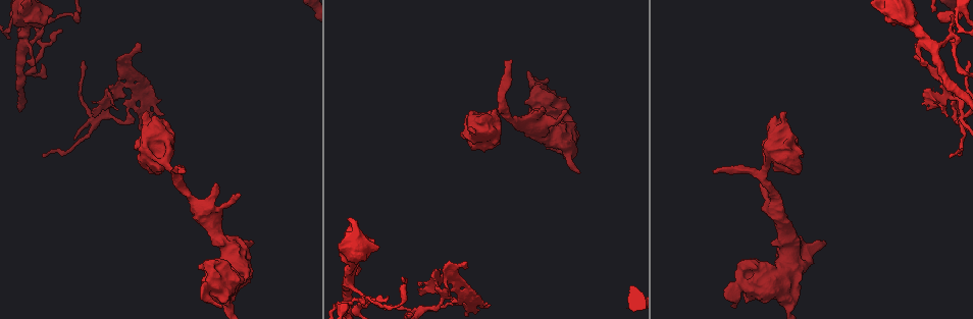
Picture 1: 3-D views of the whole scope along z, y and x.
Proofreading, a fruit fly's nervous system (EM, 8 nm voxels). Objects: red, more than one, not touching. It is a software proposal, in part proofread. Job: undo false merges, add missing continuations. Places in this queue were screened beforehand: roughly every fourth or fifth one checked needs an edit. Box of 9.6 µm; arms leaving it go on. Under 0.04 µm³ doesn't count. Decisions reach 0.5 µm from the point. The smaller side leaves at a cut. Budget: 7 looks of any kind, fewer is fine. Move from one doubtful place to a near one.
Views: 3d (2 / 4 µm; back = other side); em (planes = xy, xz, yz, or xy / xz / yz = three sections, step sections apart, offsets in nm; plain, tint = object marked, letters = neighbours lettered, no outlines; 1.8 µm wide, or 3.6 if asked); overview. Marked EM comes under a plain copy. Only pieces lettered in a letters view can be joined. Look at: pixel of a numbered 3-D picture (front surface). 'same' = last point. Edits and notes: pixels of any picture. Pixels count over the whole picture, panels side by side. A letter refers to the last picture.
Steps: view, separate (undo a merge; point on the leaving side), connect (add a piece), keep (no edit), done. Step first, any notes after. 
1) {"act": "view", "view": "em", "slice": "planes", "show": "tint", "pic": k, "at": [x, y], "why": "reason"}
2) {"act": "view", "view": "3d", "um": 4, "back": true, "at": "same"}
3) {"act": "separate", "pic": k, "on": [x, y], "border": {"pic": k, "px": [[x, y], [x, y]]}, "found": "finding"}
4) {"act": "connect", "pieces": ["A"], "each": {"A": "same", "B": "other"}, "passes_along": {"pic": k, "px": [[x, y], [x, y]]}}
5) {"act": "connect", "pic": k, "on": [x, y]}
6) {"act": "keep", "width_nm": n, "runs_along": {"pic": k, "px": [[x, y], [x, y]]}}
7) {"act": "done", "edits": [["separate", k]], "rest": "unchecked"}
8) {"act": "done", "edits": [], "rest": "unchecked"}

{"act": "view", "view": "3d", "um": 2, "pic": 1, "at": [215, 270], "why": "touches itself"}

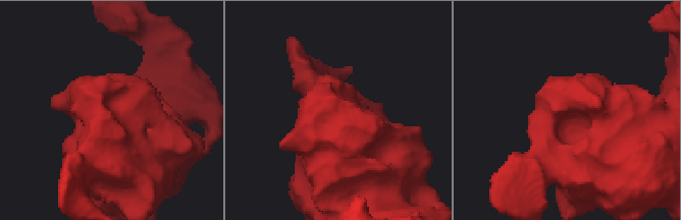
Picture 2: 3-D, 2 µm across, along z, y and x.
{"act": "view", "view": "em", "slice": "planes", "show": "letters", "pic": 2, "at": [537, 118], "why": "need the tissue"}

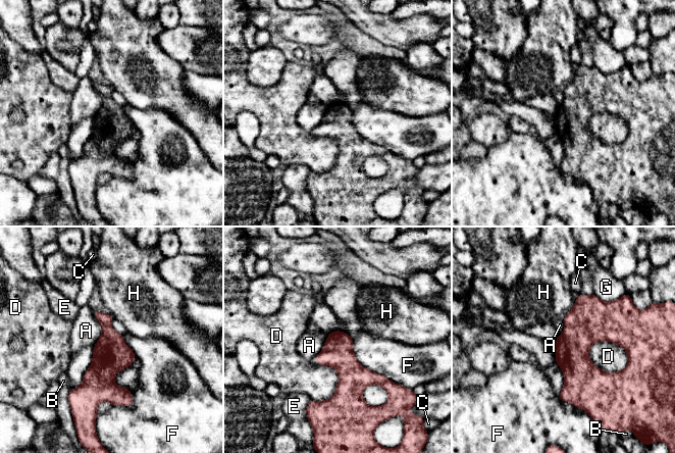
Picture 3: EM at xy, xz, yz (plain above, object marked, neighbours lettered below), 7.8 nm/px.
{"act": "keep", "longest_contact_nm": ["F", 480], "each": {"A": "other", "B": "other", "C": "other", "D": "other", "E": "other", "F": "other", "G": "other", "H": "other"}, "border": {"pic": 3, "px": [[92, 311], [102, 326], [93, 345]]}, "found": "continuous, no second neuron"}

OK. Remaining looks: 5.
{"act": "view", "view": "em", "slice": "planes", "show": "letters", "pic": 1, "at": [506, 63], "why": "branch stops here"}

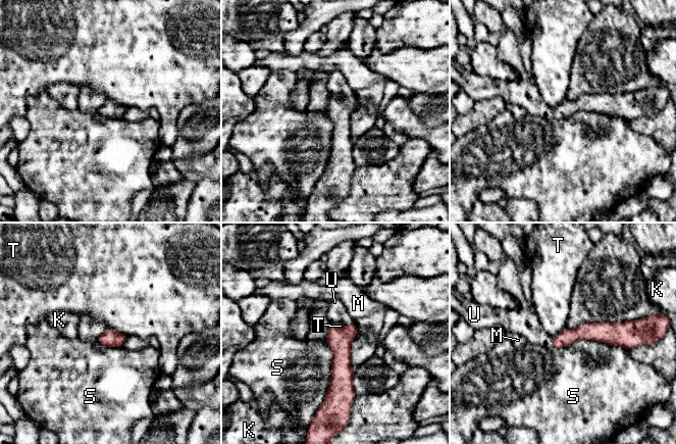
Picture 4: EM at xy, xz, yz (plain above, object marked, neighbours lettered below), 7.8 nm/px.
{"act": "connect", "pieces": ["U"], "width_nm": 130, "each": {"K": "other", "M": "other", "S": "other", "T": "other", "U": "same"}, "passes_along": {"pic": 4, "px": [[568, 336], [553, 342], [527, 324]]}, "found": "the neuron continues"}

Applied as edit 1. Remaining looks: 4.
{"act": "view", "view": "3d", "um": 2, "pic": 1, "at": [38, 34], "why": "four-way junction"}

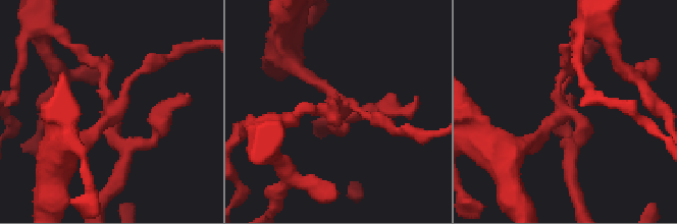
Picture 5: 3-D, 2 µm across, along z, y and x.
{"act": "view", "view": "em", "slice": "planes", "show": "tint", "pic": 5, "at": [112, 113], "why": "now the EM"}

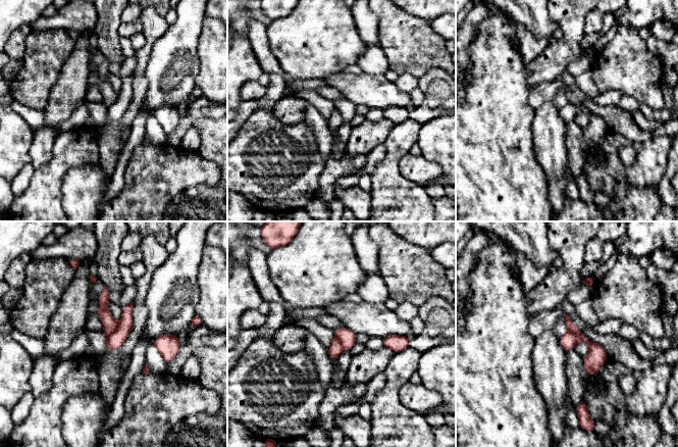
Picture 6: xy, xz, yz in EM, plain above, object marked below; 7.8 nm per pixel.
{"act": "view", "view": "em", "slice": "planes", "show": "letters", "at": "same"}

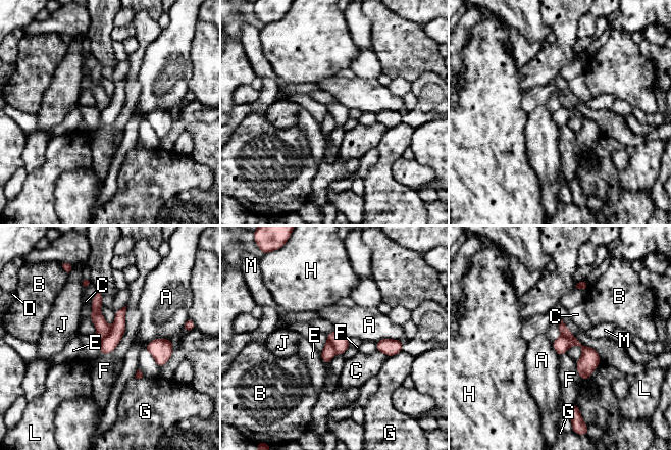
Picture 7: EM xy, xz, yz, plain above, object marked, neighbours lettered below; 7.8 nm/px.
{"act": "separate", "pic": 7, "on": [589, 359], "longest_contact_nm": ["F", 440], "each": {"A": "other", "B": "other", "C": "other", "D": "other", "E": "other", "F": "other", "G": "other", "H": "other", "J": "other", "L": "other", "M": "other"}, "part_leaving": {"pic": 7, "px": [[560, 322], [586, 351], [586, 374]]}, "found": "a second neuron is stuck on"}

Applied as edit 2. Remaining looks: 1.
{"act": "done", "edits": [["connect", 4], ["separate", 7]], "rest": "unchecked"}

